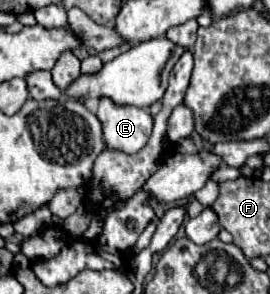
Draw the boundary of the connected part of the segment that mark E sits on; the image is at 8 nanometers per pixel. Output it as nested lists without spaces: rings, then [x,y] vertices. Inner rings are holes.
[[[101,97],[95,115],[101,121],[107,147],[137,153],[147,145],[153,129],[153,117],[147,109],[115,105],[109,97]]]

